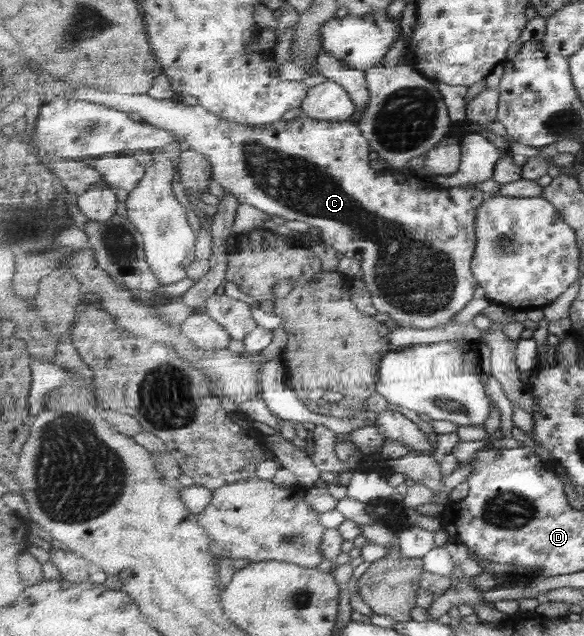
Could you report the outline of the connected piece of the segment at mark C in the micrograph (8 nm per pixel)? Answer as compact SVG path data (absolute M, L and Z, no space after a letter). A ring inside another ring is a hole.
M100 92L98 95L98 105L108 106L115 110L129 114L138 114L144 121L170 130L174 134L180 136L182 142L181 148L183 150L198 150L202 154L206 154L214 166L213 179L221 184L227 191L232 192L242 204L252 204L256 208L260 208L264 212L271 214L271 216L280 216L288 220L302 220L311 226L308 229L310 234L310 241L314 244L325 243L332 248L337 248L338 253L343 253L347 258L357 259L361 261L361 268L364 271L364 281L368 290L373 297L373 304L379 313L390 314L390 317L396 320L404 328L418 328L422 330L434 329L439 326L448 324L456 314L460 314L472 300L474 294L478 290L478 278L474 275L473 260L477 254L478 247L478 210L489 199L488 195L477 187L470 187L468 185L459 187L442 187L432 180L420 180L415 178L412 174L384 175L378 174L378 170L372 166L372 158L370 152L373 148L369 138L362 132L358 121L322 121L321 119L309 118L302 115L295 120L282 120L267 127L255 127L252 125L241 125L237 122L225 120L218 117L218 114L213 114L200 104L197 106L186 106L178 99L171 100L157 100L148 94L129 95L122 93L106 93Z

